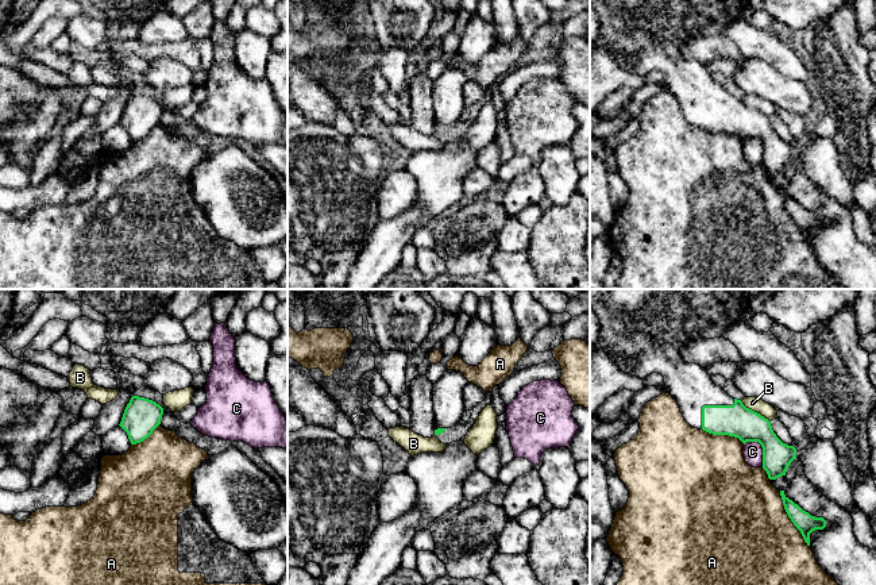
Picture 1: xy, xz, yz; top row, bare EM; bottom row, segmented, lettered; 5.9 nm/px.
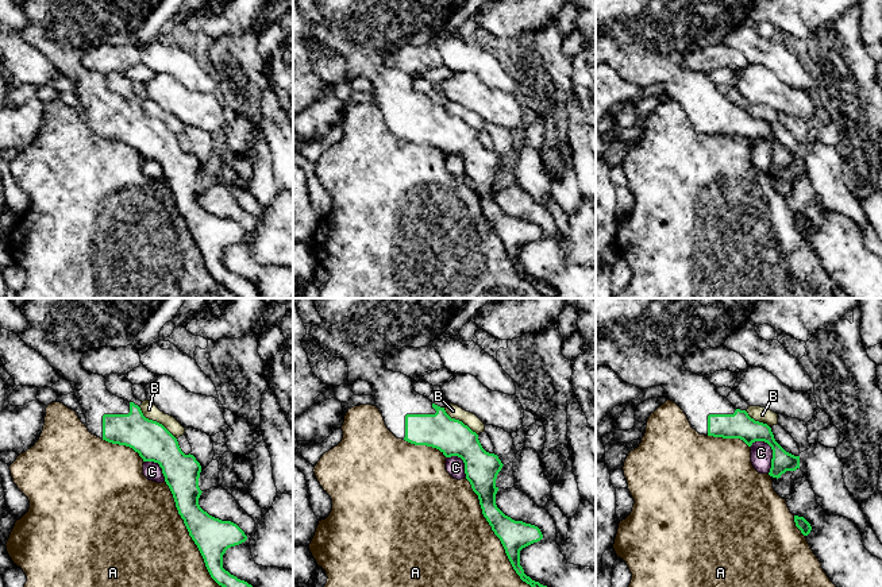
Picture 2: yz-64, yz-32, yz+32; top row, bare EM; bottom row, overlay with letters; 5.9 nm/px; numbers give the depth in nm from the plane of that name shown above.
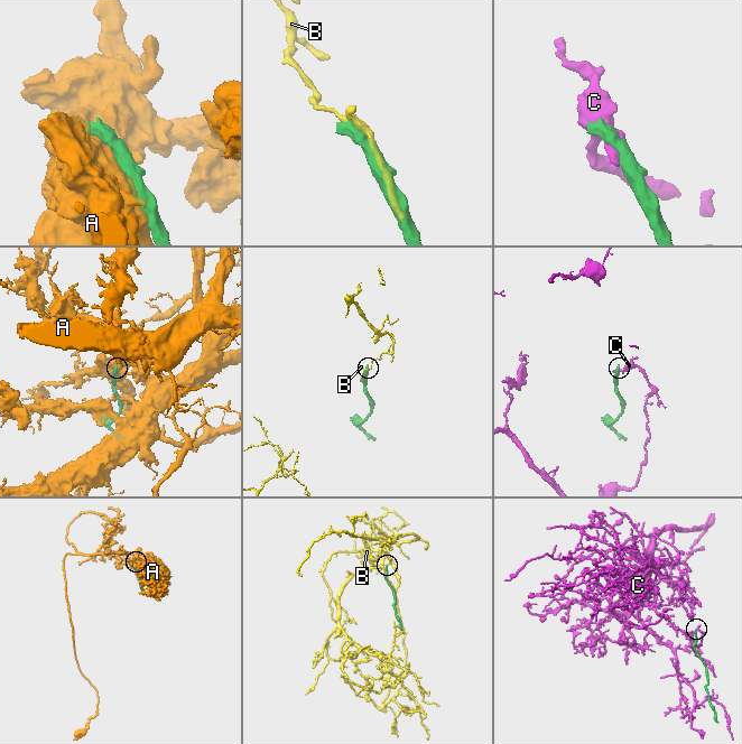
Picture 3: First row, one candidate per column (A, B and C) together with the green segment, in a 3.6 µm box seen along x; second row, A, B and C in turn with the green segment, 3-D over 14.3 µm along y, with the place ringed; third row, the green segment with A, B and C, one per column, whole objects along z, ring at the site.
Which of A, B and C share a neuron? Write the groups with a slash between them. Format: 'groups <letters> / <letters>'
groups A / B / C

